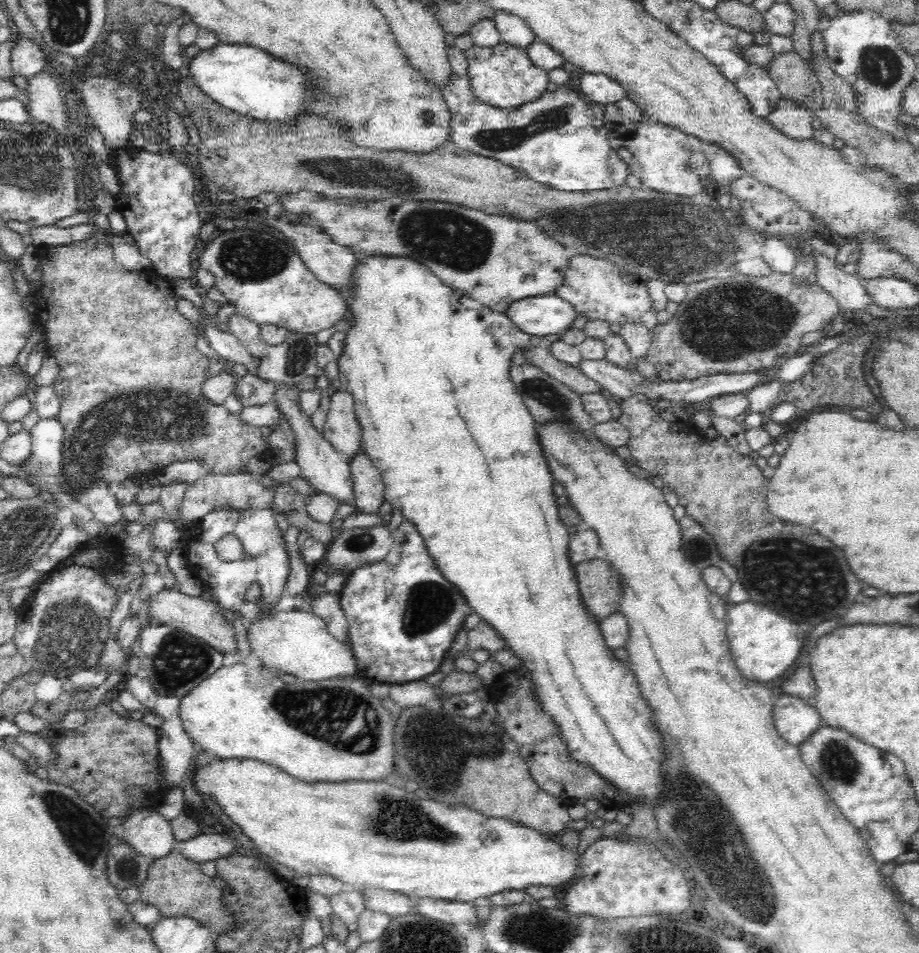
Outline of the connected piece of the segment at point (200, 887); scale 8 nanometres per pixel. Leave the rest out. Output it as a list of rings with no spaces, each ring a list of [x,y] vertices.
[[[172,849],[166,856],[151,863],[147,878],[137,887],[138,900],[158,908],[163,917],[190,917],[209,929],[212,928],[213,933],[226,932],[232,929],[233,920],[223,912],[222,889],[215,879],[203,874],[199,865],[178,849]]]

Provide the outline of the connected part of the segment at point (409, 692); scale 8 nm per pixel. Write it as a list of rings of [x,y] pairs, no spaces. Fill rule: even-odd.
[[[420,679],[411,683],[389,685],[389,697],[401,708],[424,705],[436,696],[438,690],[428,680]]]

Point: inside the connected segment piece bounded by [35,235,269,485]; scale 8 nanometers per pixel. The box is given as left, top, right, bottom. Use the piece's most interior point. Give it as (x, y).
(121, 344)

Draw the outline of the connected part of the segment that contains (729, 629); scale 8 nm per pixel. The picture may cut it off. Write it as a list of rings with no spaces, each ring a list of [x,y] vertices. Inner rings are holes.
[[[752,600],[729,605],[725,625],[729,649],[736,667],[744,677],[760,684],[776,680],[792,667],[806,638],[806,630],[800,628],[800,623],[796,626],[788,618],[782,618],[770,608]]]

